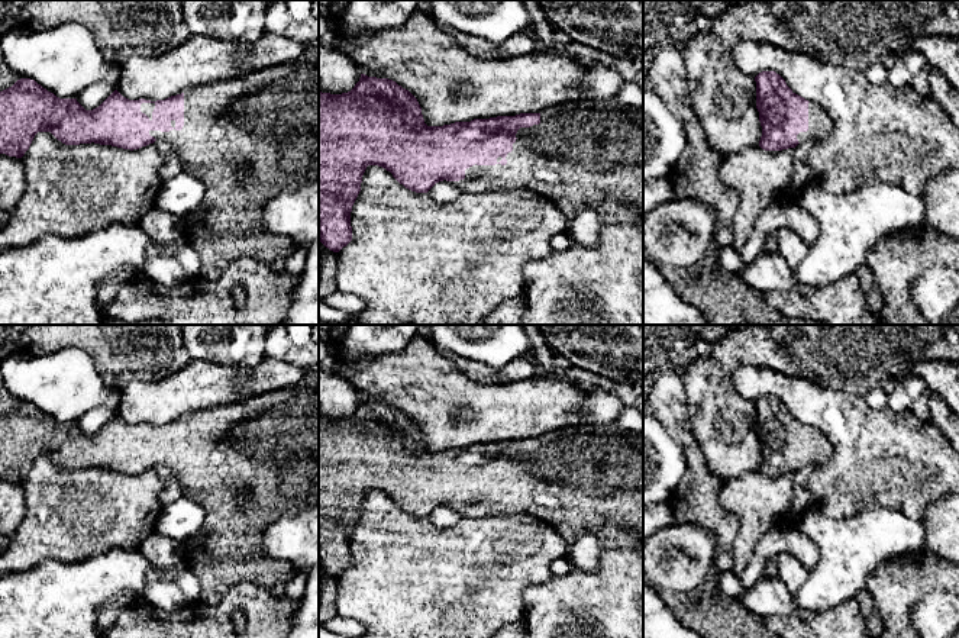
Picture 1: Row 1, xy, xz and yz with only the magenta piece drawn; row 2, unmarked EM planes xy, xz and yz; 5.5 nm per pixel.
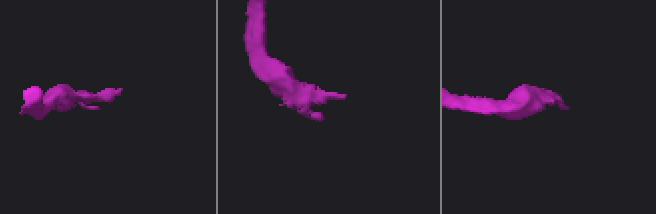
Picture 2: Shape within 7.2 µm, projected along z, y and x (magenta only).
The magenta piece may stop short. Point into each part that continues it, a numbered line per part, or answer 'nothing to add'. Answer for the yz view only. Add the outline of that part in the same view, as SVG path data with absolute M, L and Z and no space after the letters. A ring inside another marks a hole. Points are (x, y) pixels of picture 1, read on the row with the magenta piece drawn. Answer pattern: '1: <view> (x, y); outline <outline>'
1: yz (820, 125); outline M808 103L808 130L800 132L797 135L798 142L803 142L808 138L818 138L820 141L827 139L833 132L833 120L826 113L826 110L817 104Z

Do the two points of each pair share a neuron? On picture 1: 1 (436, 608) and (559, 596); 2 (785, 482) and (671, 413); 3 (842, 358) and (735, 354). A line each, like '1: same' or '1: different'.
1: different
2: different
3: same

